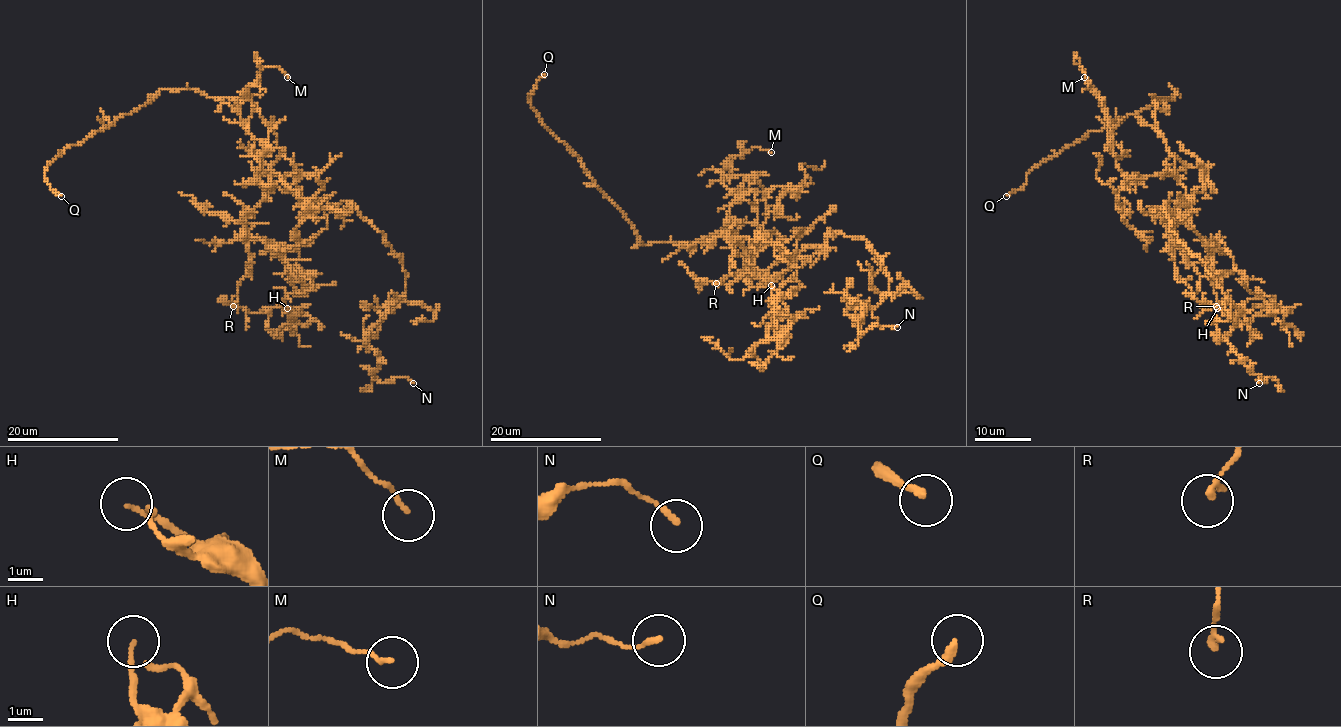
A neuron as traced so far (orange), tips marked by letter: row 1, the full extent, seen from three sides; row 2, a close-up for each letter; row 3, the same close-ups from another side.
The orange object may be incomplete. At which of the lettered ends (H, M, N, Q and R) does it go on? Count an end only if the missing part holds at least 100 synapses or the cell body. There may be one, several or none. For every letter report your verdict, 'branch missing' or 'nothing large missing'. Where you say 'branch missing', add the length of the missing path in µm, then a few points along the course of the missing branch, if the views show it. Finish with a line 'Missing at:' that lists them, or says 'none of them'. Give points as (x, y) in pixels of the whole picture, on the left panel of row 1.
H: nothing large missing
M: nothing large missing
N: nothing large missing
Q: branch missing | 10 µm
R: nothing large missing
Missing at: Q

